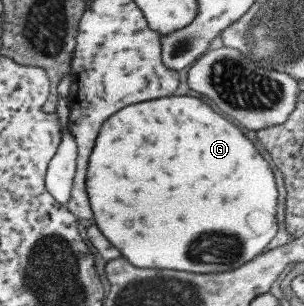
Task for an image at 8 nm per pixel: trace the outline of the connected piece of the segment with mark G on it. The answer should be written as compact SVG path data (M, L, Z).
M171 96L153 102L133 104L125 110L119 110L113 118L109 118L109 122L105 122L105 130L101 130L101 138L97 140L97 150L93 150L93 162L89 162L89 196L93 198L95 224L115 246L121 248L122 256L139 268L167 268L167 270L187 270L201 274L237 270L239 266L265 253L265 248L279 230L277 226L279 190L269 162L233 122L225 120L211 106L207 106L205 102L193 96Z

